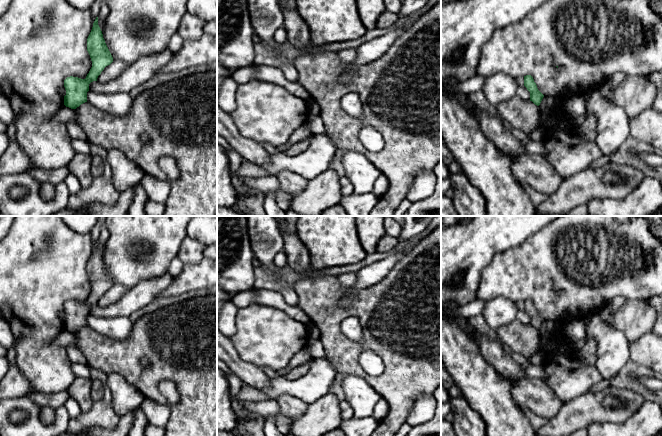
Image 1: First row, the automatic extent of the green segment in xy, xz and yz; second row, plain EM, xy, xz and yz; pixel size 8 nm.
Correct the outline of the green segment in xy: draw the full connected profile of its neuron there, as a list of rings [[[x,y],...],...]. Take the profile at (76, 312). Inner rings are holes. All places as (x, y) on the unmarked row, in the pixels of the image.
[[[96,241],[92,254],[87,262],[87,275],[92,285],[92,291],[86,302],[81,303],[70,300],[64,304],[66,314],[64,329],[71,333],[76,333],[81,328],[87,326],[89,308],[93,305],[97,305],[98,300],[104,292],[113,286],[113,281],[98,249],[98,241]]]

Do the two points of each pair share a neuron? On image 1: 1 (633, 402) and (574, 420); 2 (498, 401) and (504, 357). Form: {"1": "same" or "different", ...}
{"1": "same", "2": "different"}

